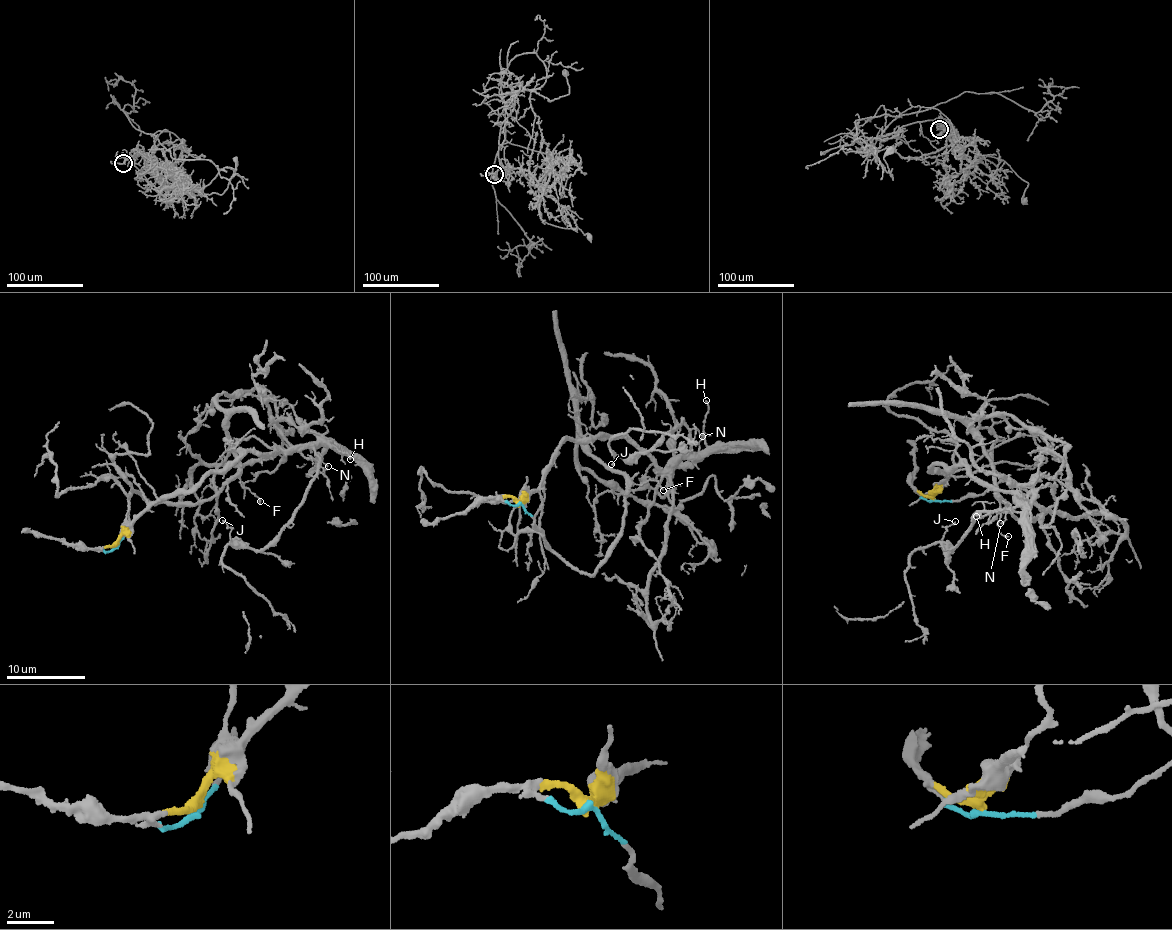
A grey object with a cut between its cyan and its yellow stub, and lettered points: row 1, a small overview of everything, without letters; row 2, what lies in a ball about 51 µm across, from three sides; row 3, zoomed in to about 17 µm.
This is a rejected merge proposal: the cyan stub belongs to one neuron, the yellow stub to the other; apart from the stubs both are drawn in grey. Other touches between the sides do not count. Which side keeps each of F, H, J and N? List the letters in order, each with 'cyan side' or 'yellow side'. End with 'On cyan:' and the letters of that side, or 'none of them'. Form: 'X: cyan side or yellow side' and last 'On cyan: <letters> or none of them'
F: cyan side
H: yellow side
J: yellow side
N: yellow side
On cyan: F

